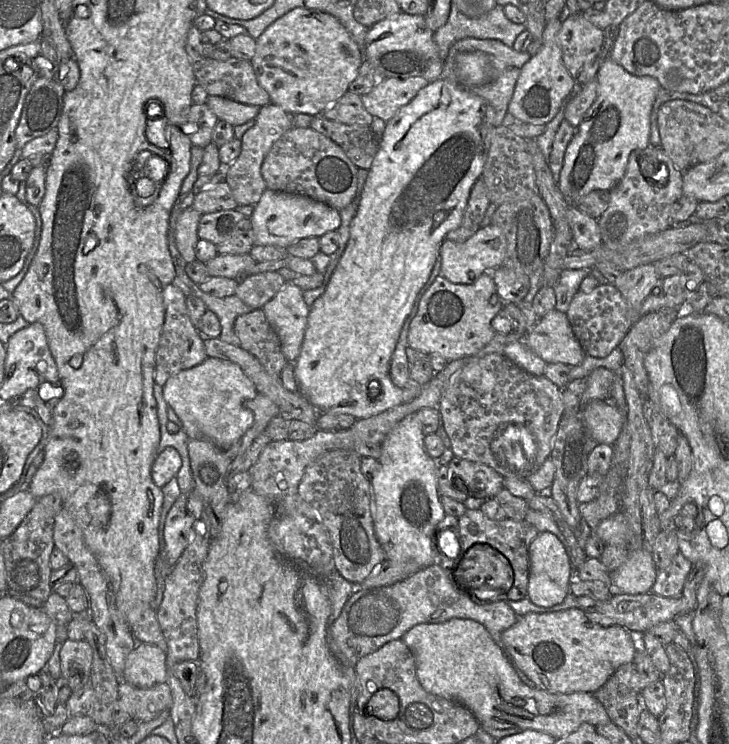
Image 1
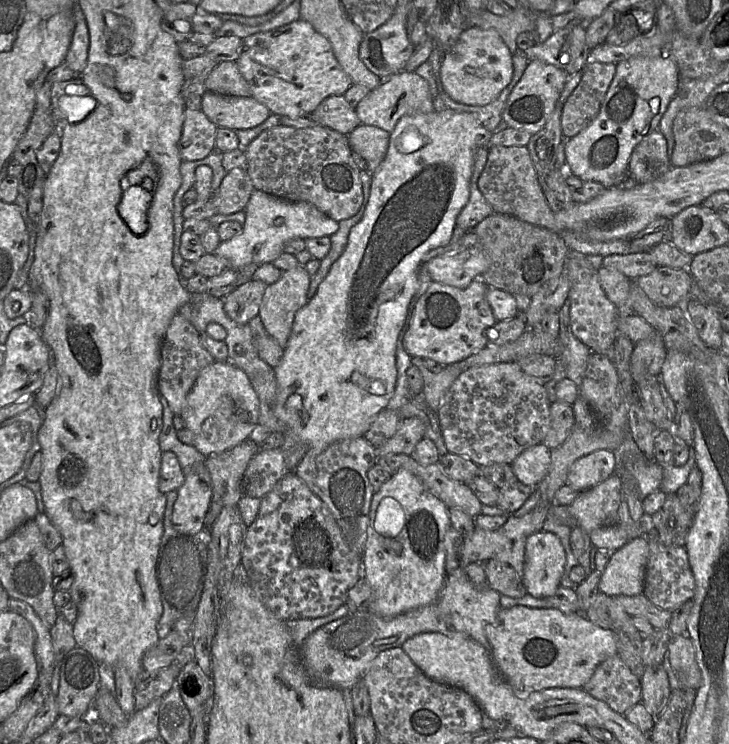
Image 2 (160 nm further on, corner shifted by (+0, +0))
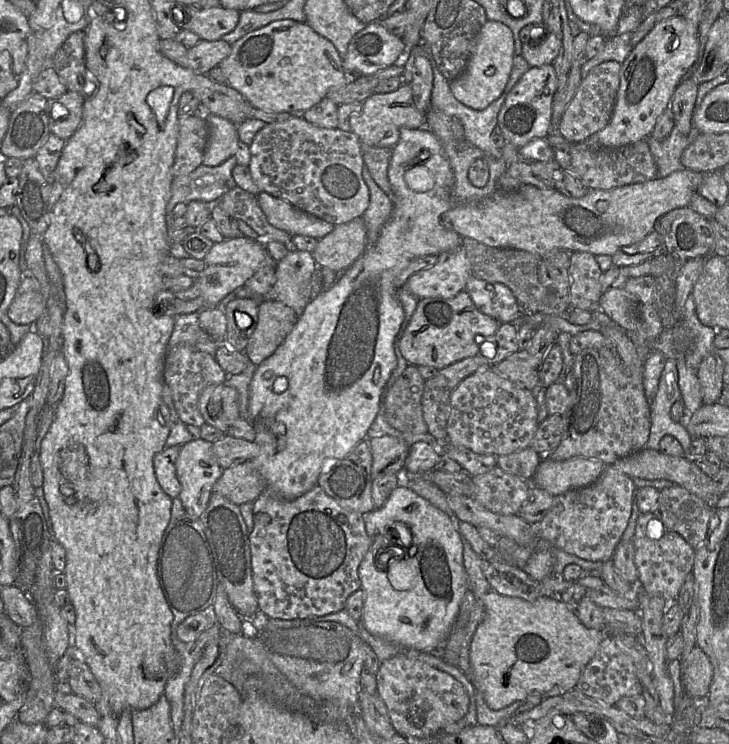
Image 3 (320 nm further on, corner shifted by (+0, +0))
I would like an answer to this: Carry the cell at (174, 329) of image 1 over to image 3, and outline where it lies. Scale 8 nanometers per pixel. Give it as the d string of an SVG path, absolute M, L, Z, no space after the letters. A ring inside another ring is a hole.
M178 344L169 349L163 370L163 380L172 393L176 412L187 425L201 427L204 419L199 410L199 397L201 392L209 385L217 385L227 381L228 375L223 371L215 357L199 349L187 345Z

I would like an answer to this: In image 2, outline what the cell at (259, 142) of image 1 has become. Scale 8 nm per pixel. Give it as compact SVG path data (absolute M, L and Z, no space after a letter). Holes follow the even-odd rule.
M234 168L227 172L213 195L216 213L229 215L244 210L254 190L247 168Z

